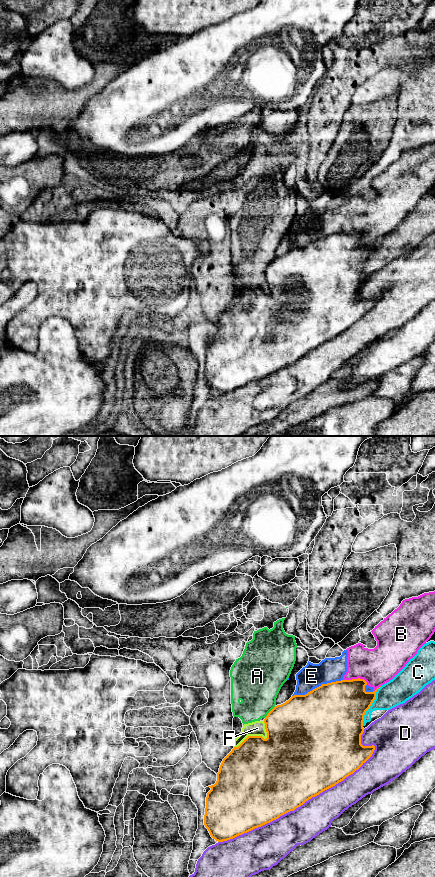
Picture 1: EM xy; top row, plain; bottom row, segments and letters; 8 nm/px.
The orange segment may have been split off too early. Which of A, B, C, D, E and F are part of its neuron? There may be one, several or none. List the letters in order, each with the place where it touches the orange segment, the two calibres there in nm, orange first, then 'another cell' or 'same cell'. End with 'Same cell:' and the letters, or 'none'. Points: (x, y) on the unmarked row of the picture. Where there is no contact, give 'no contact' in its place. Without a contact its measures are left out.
A: xy (269, 264) | 460/360 nm | another cell
B: xy (355, 231) | 400/300 nm | another cell
C: xy (370, 257) | 420/220 nm | another cell
D: xy (312, 348) | 500/280 nm | another cell
E: xy (317, 239) | 500/200 nm | another cell
F: xy (258, 288) | 480/120 nm | another cell
Same cell: none

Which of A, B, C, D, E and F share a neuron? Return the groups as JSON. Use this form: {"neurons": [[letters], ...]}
{"neurons": [["A", "F"], ["B", "E"], ["C"], ["D"]]}

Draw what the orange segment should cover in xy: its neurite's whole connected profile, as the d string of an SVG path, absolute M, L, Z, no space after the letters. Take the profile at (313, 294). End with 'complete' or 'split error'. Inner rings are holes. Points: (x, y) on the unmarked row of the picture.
M360 230L322 236L305 247L294 247L285 255L275 258L264 271L267 290L264 291L262 288L248 288L238 299L234 299L223 311L219 324L217 325L216 335L208 338L211 342L207 345L206 349L204 377L208 381L211 389L218 394L223 394L270 375L273 372L278 371L280 368L290 363L294 363L312 349L315 349L323 343L335 338L358 322L372 308L375 302L374 297L363 298L361 296L361 287L364 284L364 267L375 252L376 244L379 241L377 240L373 244L366 244L366 237L367 234Z | complete

